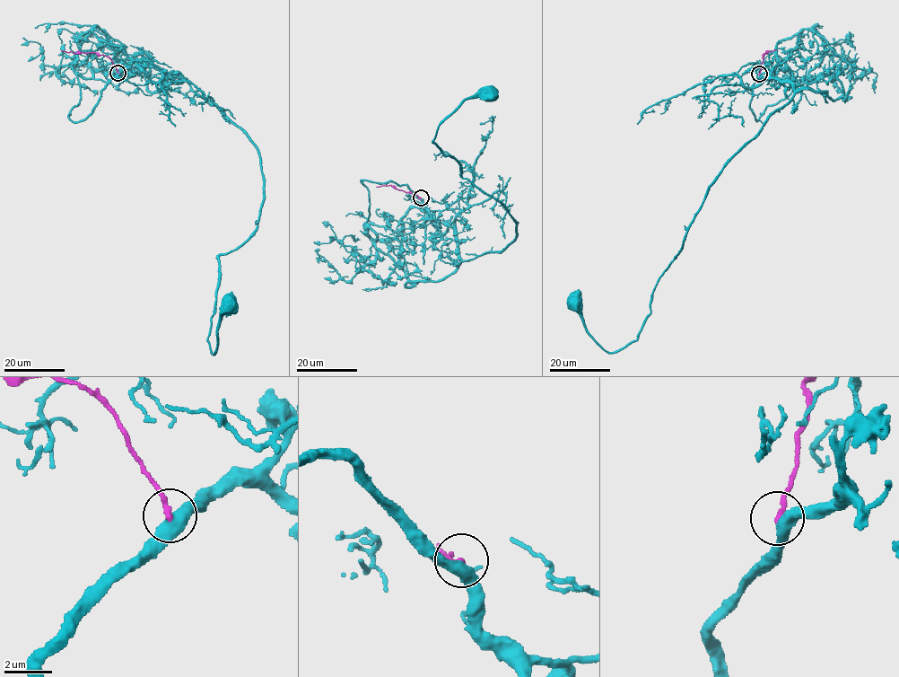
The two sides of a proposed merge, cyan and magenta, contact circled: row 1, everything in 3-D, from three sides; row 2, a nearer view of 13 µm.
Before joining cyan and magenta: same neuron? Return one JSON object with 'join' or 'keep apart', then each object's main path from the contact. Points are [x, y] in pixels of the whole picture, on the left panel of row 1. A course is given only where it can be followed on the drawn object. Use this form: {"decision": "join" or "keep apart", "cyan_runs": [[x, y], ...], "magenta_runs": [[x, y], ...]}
{"decision": "keep apart", "cyan_runs": [[117, 73], [152, 65], [176, 74], [253, 143], [264, 193], [254, 234], [219, 255], [211, 354], [230, 303]], "magenta_runs": [[117, 73], [106, 56], [61, 50]]}

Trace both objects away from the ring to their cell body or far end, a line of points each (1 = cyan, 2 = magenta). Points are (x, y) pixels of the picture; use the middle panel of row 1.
1: (421, 198), (452, 226), (460, 261), (510, 243), (516, 224), (503, 206), (432, 142), (464, 101), (491, 94)
2: (421, 198), (390, 185), (376, 187)

